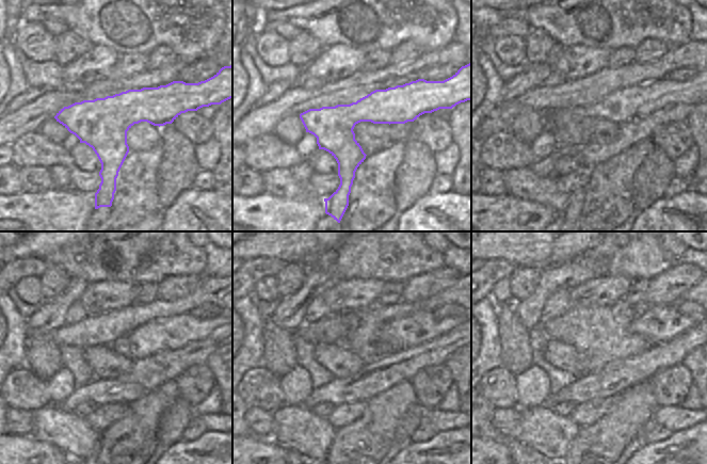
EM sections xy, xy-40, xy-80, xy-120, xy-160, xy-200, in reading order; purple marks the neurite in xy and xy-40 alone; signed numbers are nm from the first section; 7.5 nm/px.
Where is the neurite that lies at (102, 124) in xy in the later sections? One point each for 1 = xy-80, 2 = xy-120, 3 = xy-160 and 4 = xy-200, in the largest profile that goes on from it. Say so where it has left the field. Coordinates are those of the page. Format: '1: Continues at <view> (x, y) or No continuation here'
1: Continues at xy-80 (627, 104)
2: Continues at xy-120 (176, 332)
3: Continues at xy-160 (421, 326)
4: Continues at xy-200 (655, 323).

